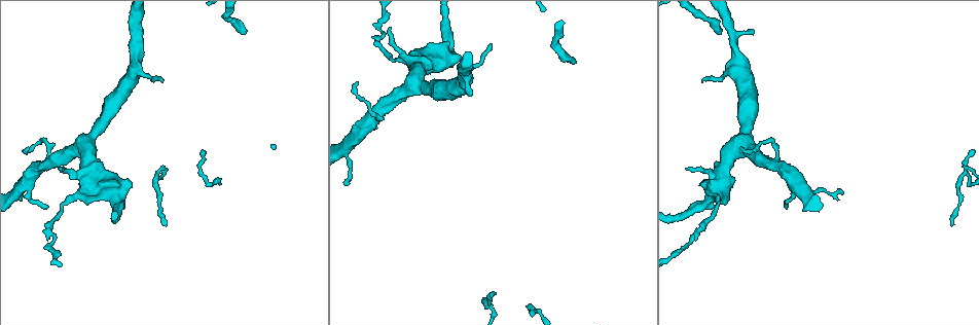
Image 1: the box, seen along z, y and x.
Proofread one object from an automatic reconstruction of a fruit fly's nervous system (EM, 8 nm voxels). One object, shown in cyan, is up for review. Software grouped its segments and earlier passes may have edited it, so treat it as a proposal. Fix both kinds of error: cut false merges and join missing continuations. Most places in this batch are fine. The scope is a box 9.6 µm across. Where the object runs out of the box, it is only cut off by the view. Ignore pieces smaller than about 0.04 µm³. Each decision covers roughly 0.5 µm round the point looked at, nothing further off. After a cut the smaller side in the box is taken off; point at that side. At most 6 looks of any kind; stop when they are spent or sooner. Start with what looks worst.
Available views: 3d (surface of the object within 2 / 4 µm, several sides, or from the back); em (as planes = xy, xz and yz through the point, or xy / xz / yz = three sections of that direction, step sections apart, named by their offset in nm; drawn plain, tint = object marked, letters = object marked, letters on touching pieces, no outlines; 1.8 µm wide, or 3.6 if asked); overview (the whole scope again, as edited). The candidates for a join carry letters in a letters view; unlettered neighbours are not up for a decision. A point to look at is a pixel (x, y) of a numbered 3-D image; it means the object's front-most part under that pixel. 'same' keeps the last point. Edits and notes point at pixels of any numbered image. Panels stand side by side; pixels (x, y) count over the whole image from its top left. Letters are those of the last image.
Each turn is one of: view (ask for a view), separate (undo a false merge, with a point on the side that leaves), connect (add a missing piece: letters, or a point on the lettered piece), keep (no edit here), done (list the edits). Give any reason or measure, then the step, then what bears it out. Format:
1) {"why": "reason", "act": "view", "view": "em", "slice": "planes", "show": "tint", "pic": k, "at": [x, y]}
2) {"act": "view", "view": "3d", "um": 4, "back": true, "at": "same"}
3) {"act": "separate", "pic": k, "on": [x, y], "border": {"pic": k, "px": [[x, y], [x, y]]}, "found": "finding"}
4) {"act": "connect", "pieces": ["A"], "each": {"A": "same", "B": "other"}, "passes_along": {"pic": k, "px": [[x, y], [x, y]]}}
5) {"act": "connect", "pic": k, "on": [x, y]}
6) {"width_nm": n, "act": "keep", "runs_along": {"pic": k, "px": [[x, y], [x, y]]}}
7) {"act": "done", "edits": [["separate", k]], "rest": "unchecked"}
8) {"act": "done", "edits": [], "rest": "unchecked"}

{"why": "branch stops here", "act": "view", "view": "3d", "um": 2, "pic": 1, "at": [346, 184]}

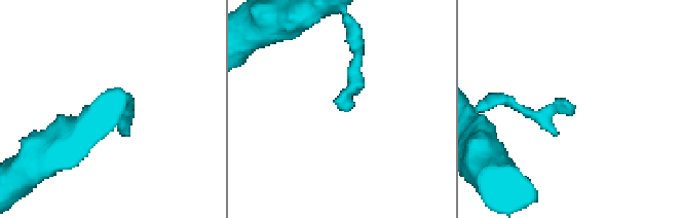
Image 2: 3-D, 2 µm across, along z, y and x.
{"why": "need the tissue", "act": "view", "view": "em", "slice": "yz", "step": 4, "show": "letters", "pic": 2, "at": [346, 110]}

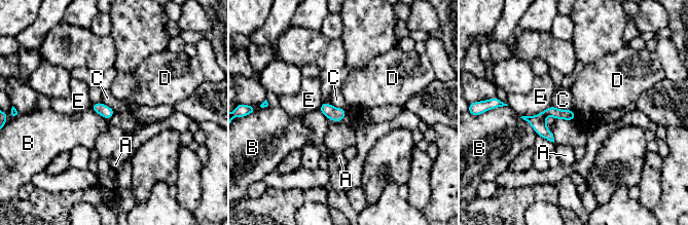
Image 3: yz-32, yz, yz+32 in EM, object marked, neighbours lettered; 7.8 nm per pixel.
{"act": "keep", "each": {"A": "other", "B": "other", "C": "other", "D": "other", "E": "other"}, "found": "no lettered piece goes on from it"}

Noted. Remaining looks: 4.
{"why": "tapers out", "act": "view", "view": "3d", "um": 2, "pic": 1, "at": [741, 146]}

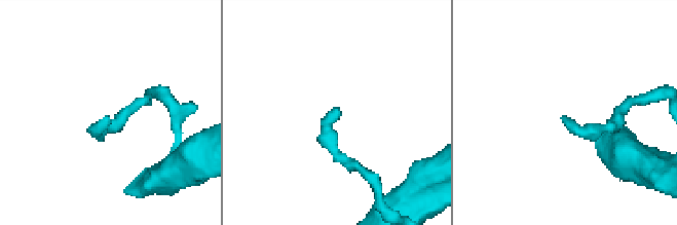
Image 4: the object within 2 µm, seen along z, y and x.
{"why": "shape alone is not enough", "act": "view", "view": "em", "slice": "planes", "show": "plain", "pic": 4, "at": [564, 116]}

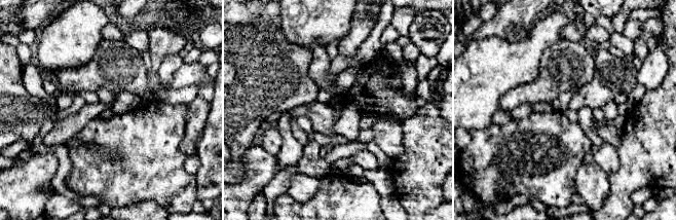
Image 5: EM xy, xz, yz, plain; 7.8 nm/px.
{"act": "view", "view": "em", "slice": "planes", "show": "letters", "at": "same"}

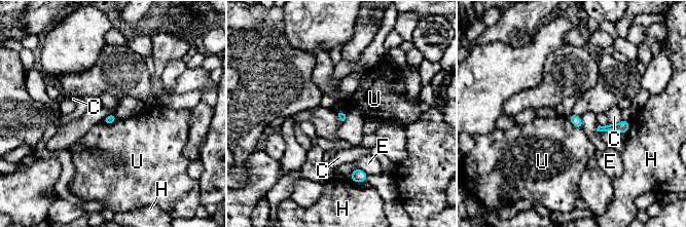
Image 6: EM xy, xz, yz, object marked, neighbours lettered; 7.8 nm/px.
{"act": "keep", "each": {"C": "other", "E": "other", "H": "other", "U": "other"}, "found": "no lettered piece goes on from it"}

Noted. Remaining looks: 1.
{"act": "done", "edits": [], "rest": "unchecked"}

